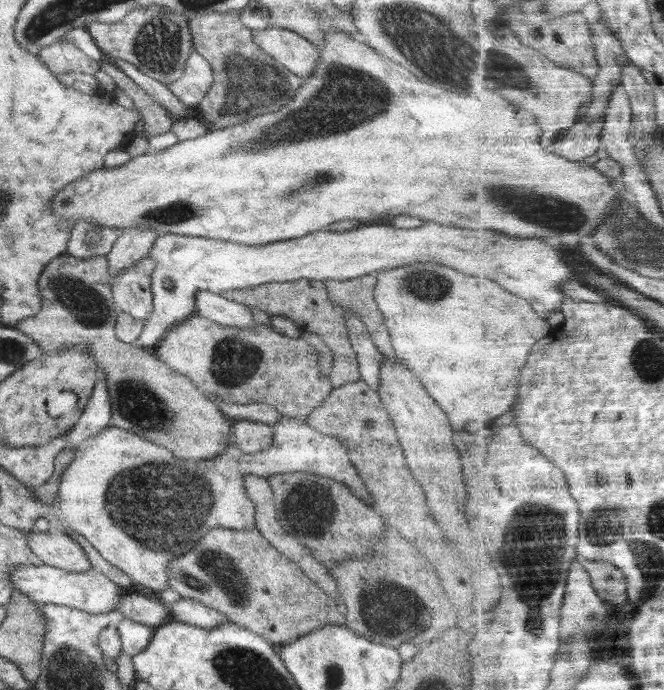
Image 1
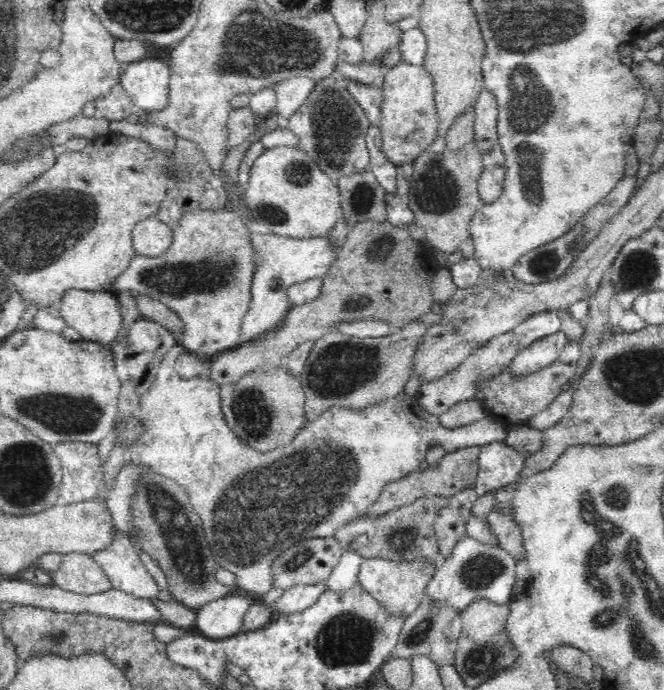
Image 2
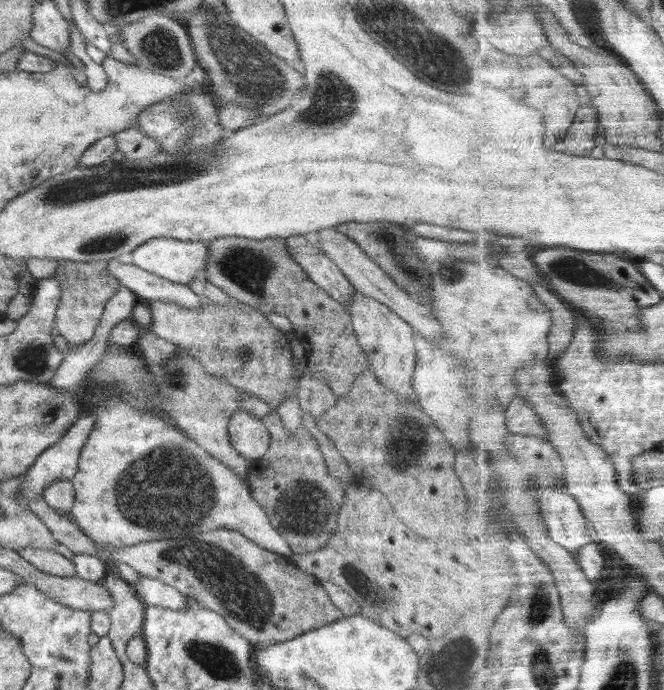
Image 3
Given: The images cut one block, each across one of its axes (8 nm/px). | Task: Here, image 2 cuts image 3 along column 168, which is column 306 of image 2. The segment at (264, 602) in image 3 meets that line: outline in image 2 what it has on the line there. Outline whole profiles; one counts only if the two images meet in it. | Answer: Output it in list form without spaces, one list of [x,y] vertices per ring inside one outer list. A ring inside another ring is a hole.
[[[334,537],[311,538],[291,546],[272,563],[274,587],[286,590],[299,585],[314,585],[326,582],[344,551]]]

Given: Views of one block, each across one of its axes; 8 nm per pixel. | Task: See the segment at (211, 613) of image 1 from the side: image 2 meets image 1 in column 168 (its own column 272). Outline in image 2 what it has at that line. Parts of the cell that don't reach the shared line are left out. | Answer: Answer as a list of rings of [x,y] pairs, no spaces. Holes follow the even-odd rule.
[[[326,582],[314,585],[299,585],[286,589],[272,605],[275,616],[303,612],[311,608],[326,591]]]

